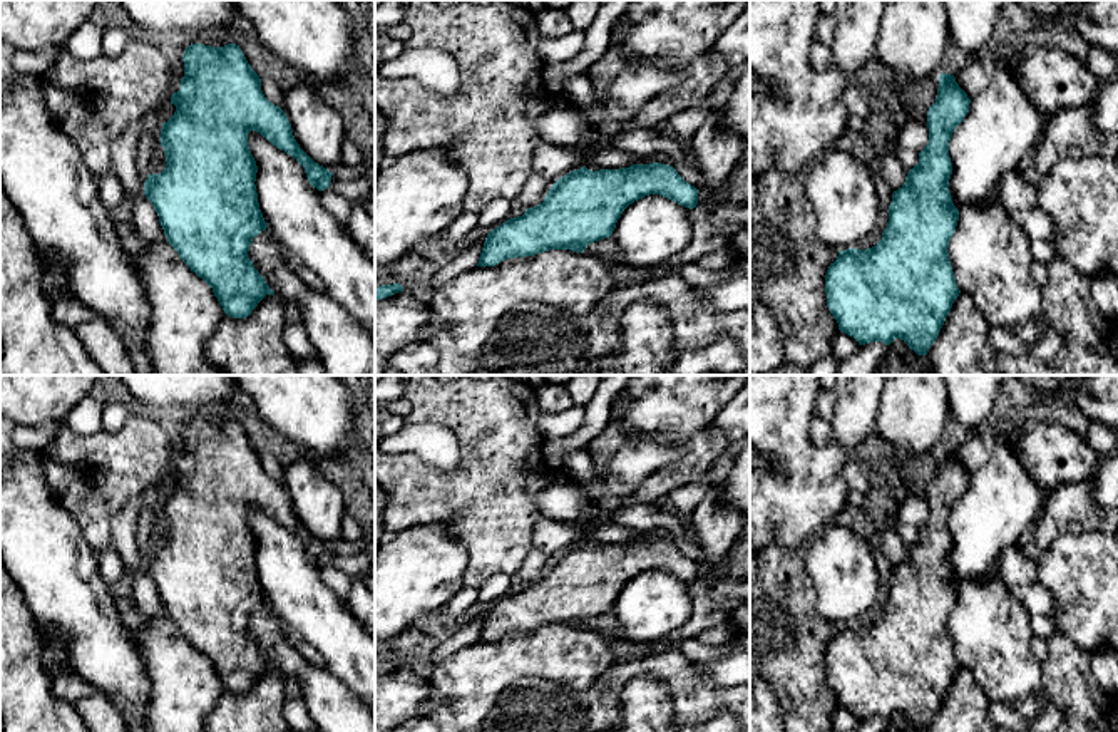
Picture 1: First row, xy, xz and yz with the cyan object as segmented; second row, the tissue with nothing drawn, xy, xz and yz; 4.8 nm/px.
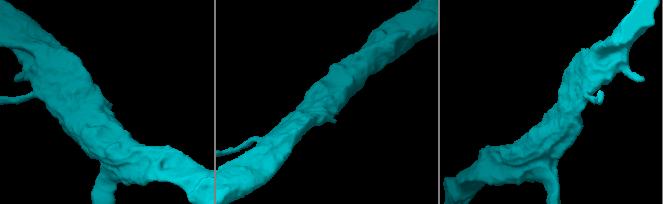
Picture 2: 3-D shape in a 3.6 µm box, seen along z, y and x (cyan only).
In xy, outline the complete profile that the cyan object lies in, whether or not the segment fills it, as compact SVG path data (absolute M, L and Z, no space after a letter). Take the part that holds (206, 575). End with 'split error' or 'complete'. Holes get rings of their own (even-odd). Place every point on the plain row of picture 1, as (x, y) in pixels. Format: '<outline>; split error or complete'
M191 419L182 437L181 464L171 471L176 487L162 497L159 513L166 543L159 549L147 549L144 570L152 578L169 620L191 647L213 663L224 688L246 693L266 670L274 670L248 633L251 616L268 603L258 578L258 541L248 521L248 509L256 506L293 531L318 566L330 563L333 548L300 523L285 486L264 472L261 454L239 420Z; complete

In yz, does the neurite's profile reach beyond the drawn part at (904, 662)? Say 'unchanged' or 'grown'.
unchanged

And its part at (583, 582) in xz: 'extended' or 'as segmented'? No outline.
as segmented

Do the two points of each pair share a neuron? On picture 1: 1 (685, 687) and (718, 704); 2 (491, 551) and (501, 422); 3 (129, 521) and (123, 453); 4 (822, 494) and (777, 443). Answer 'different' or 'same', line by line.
1: same
2: same
3: different
4: same

